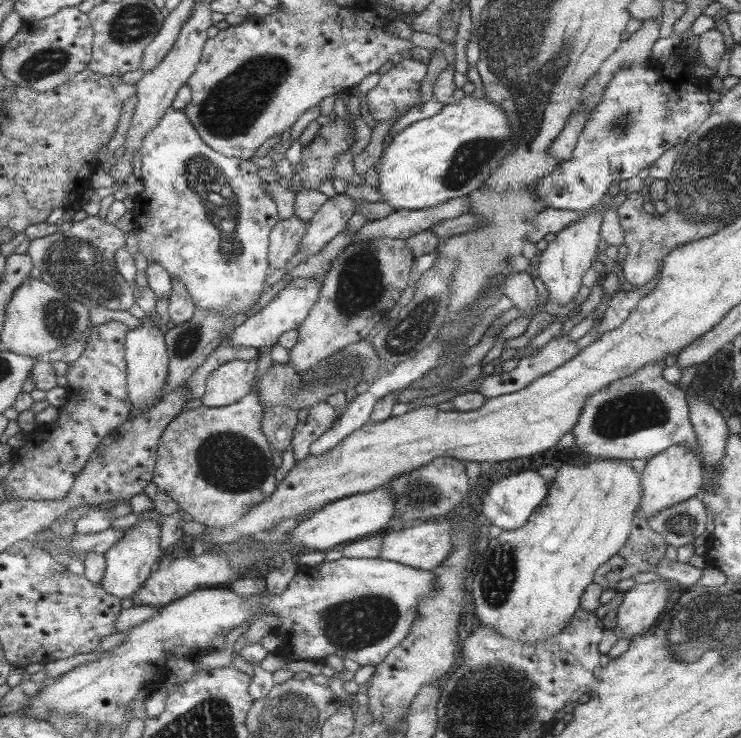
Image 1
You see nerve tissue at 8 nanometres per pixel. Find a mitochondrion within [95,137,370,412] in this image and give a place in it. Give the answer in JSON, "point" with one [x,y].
{"point":[211,185]}

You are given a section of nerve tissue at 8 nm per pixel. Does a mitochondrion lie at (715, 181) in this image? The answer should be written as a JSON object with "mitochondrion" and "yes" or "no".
{"mitochondrion":"yes"}

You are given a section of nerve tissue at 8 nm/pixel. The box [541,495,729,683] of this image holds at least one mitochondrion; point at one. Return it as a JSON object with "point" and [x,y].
{"point":[677,522]}

